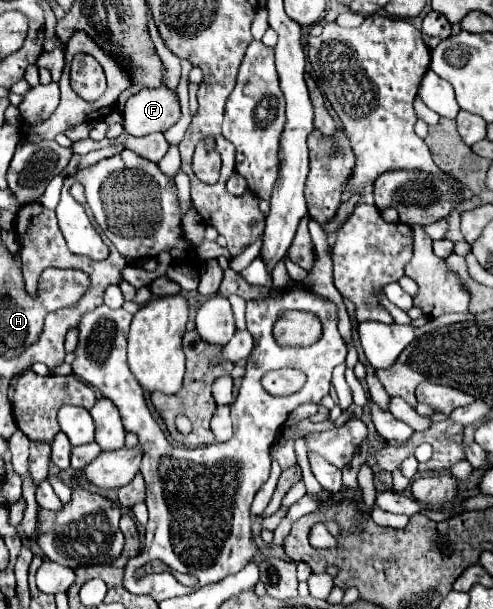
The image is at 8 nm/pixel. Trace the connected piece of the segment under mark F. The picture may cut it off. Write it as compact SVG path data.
M161 84L161 88L141 88L127 100L123 118L123 128L133 136L165 132L181 118L179 98L167 84Z

